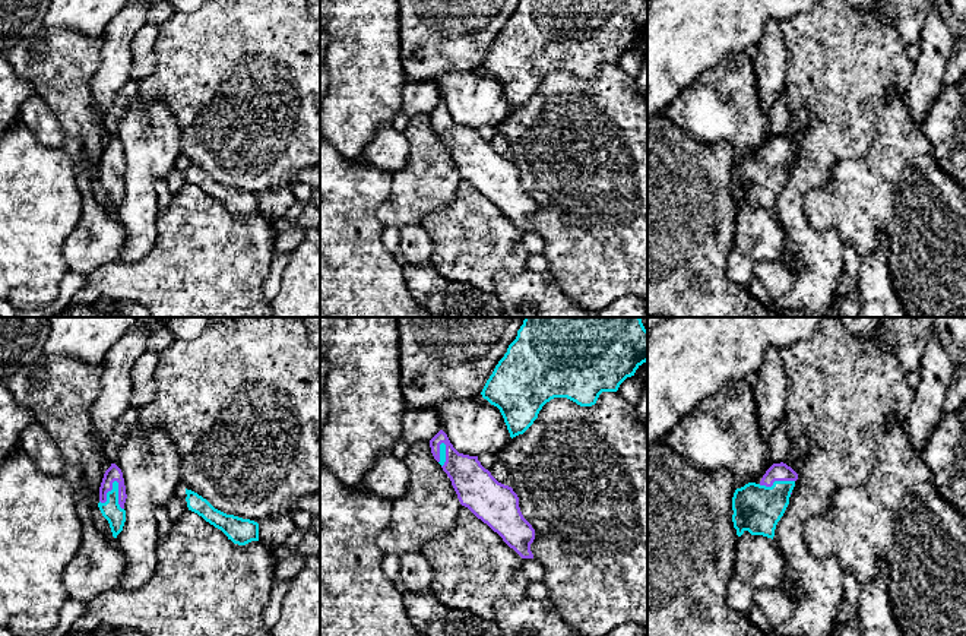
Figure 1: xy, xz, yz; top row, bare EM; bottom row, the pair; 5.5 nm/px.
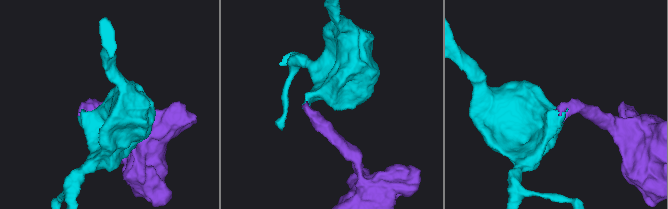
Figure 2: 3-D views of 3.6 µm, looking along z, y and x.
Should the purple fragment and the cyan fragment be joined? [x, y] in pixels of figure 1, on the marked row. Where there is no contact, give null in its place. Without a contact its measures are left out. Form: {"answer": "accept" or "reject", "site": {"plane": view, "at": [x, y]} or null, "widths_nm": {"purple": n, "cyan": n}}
{"answer": "accept", "site": {"plane": "xy", "at": [119, 494]}, "widths_nm": {"purple": 80, "cyan": 110}}

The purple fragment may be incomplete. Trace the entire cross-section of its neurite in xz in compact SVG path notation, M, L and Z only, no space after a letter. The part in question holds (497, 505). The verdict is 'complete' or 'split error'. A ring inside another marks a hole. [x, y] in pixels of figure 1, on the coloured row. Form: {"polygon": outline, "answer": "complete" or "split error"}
{"polygon": "M443 430L430 440L430 447L450 478L460 504L497 532L522 559L533 559L530 544L535 529L523 518L513 488L498 482L478 456L459 453Z", "answer": "split error"}

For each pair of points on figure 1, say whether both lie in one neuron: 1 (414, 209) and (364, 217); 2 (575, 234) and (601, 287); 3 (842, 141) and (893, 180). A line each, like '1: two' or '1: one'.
1: two
2: one
3: two

